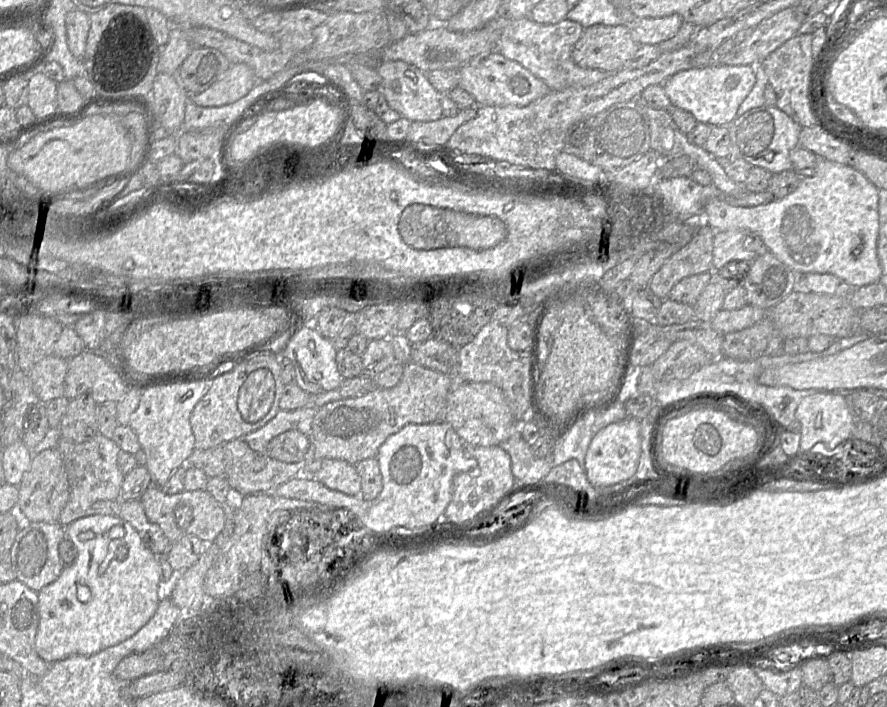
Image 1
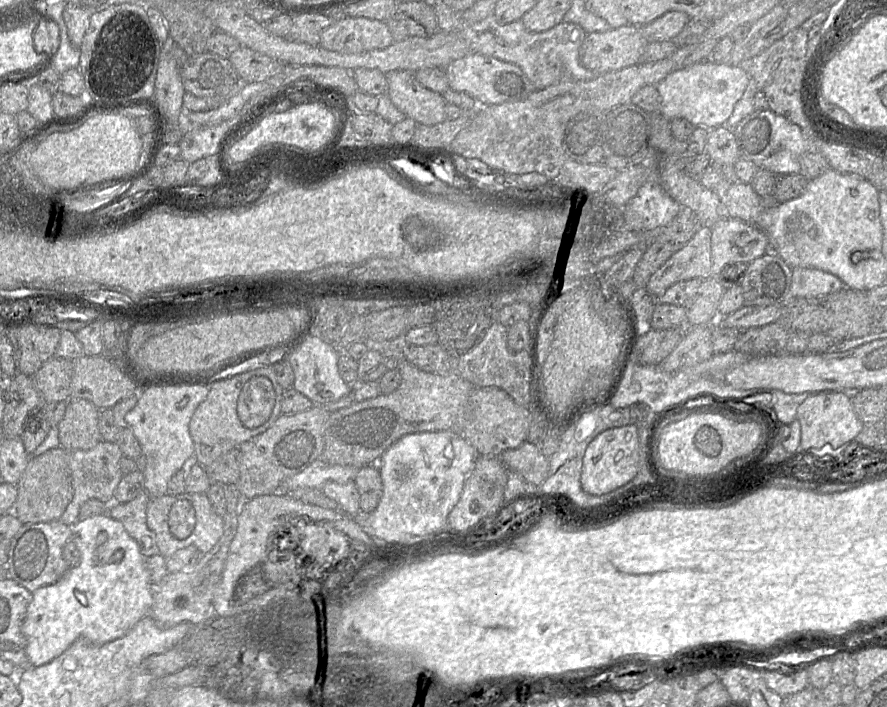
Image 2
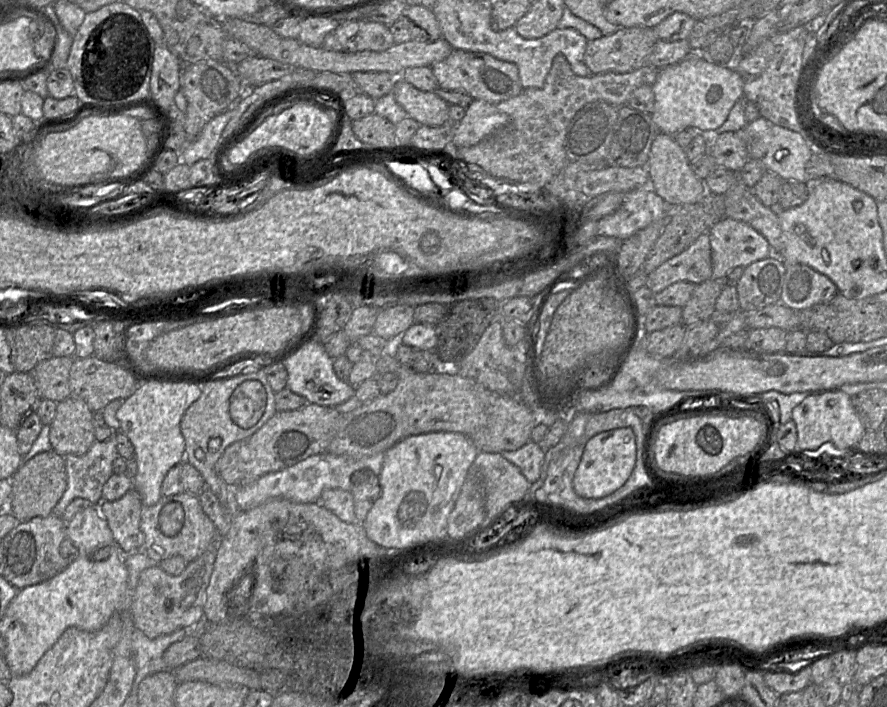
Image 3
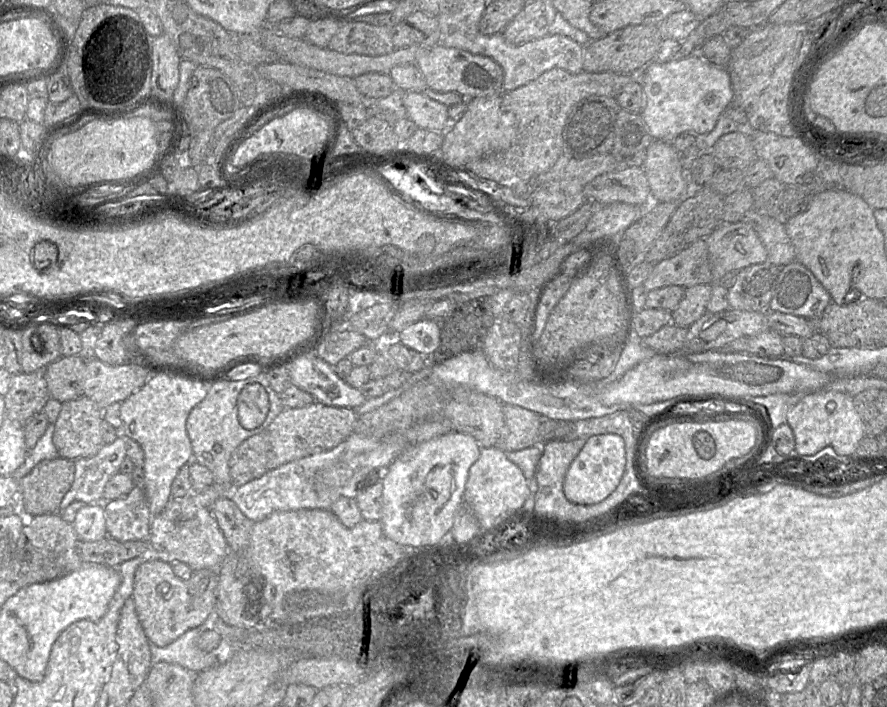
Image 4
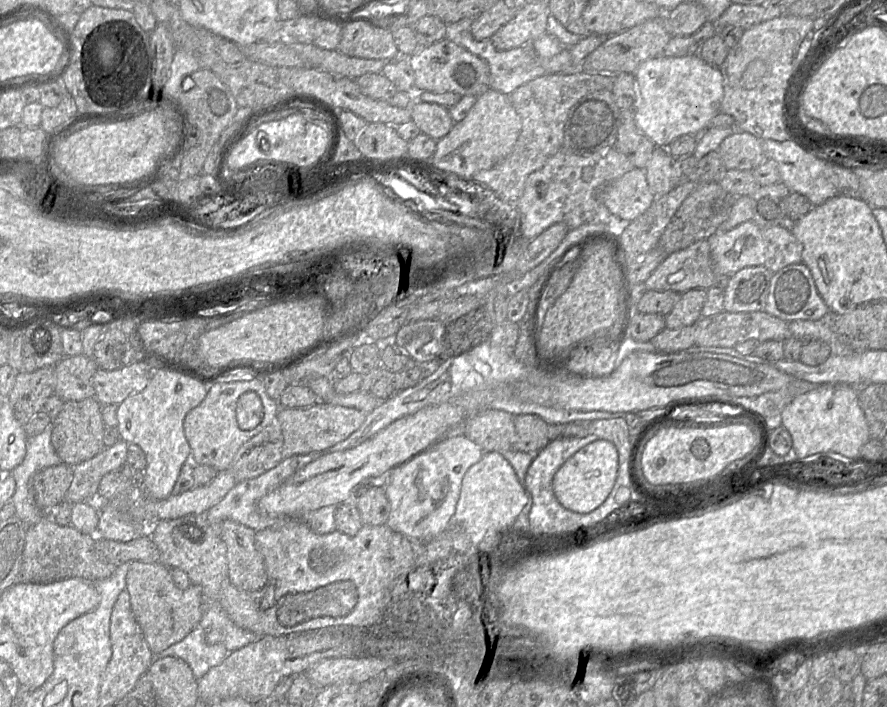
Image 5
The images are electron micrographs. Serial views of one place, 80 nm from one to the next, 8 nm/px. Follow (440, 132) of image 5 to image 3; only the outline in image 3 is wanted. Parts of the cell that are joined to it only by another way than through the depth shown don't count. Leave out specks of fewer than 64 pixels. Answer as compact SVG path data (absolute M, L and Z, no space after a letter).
M396 78L392 93L409 118L420 126L437 127L450 121L449 104L437 92L421 91Z

